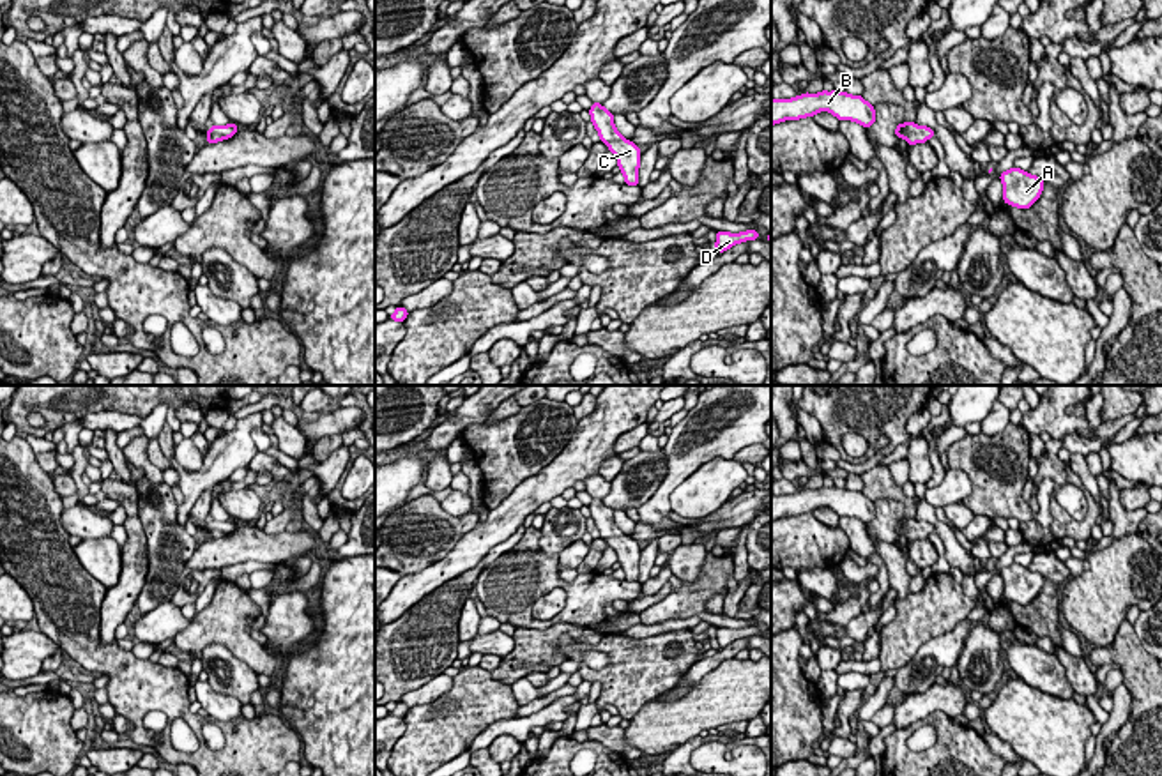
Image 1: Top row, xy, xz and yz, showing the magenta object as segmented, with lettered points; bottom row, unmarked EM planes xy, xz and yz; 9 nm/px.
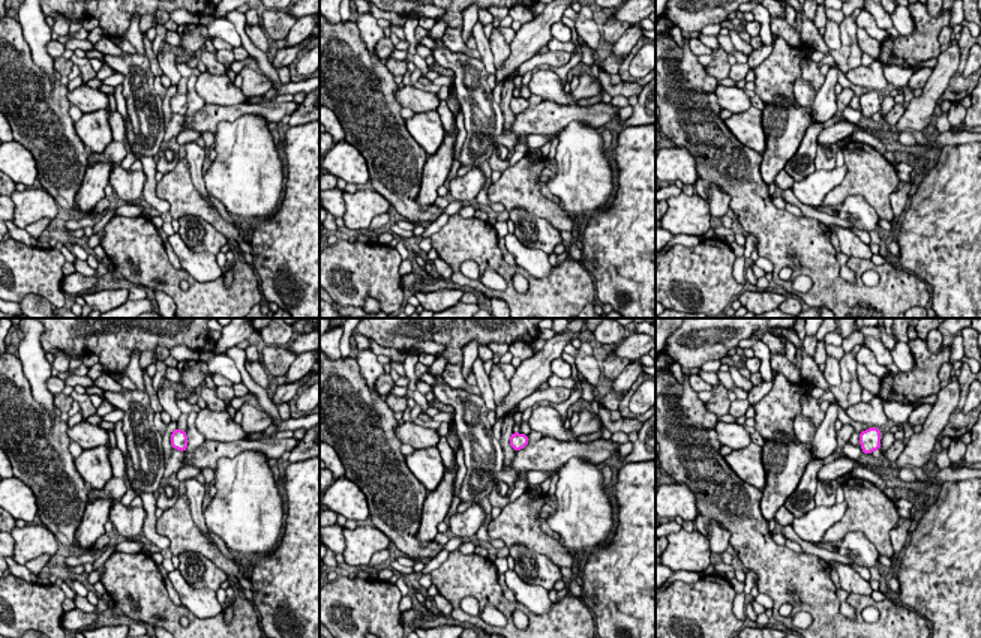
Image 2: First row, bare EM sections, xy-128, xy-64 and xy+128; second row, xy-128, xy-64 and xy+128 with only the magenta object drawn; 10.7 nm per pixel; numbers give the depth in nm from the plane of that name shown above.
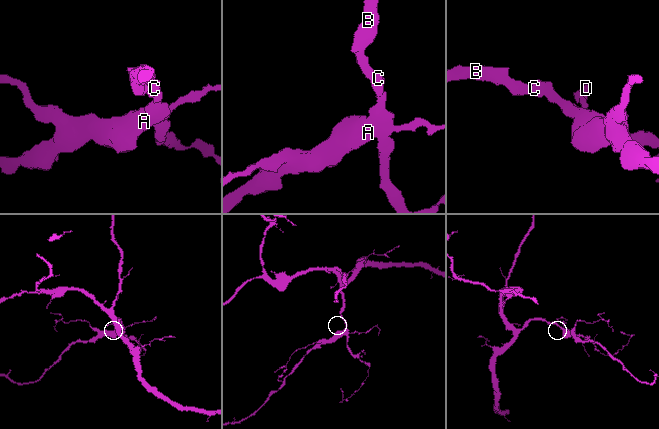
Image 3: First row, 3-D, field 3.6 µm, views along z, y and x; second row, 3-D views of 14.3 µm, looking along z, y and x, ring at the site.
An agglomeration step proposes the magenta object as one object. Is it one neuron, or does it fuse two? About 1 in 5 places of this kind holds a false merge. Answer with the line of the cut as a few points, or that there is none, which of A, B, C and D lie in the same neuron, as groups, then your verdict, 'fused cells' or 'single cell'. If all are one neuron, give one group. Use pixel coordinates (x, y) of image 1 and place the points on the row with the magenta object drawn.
no cut; A B C D; single cell

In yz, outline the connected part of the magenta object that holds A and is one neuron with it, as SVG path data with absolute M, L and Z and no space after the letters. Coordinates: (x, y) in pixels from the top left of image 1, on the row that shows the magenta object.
M1013 166L999 175L1003 202L1017 209L1029 209L1042 194L1045 182L1040 177Z

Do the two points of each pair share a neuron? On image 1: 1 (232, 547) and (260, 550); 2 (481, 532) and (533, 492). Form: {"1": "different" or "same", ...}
{"1": "same", "2": "same"}

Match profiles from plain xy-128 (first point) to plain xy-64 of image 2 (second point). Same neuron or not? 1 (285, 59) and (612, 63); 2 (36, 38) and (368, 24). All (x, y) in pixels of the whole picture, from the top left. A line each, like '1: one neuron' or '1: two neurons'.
1: one neuron
2: one neuron

